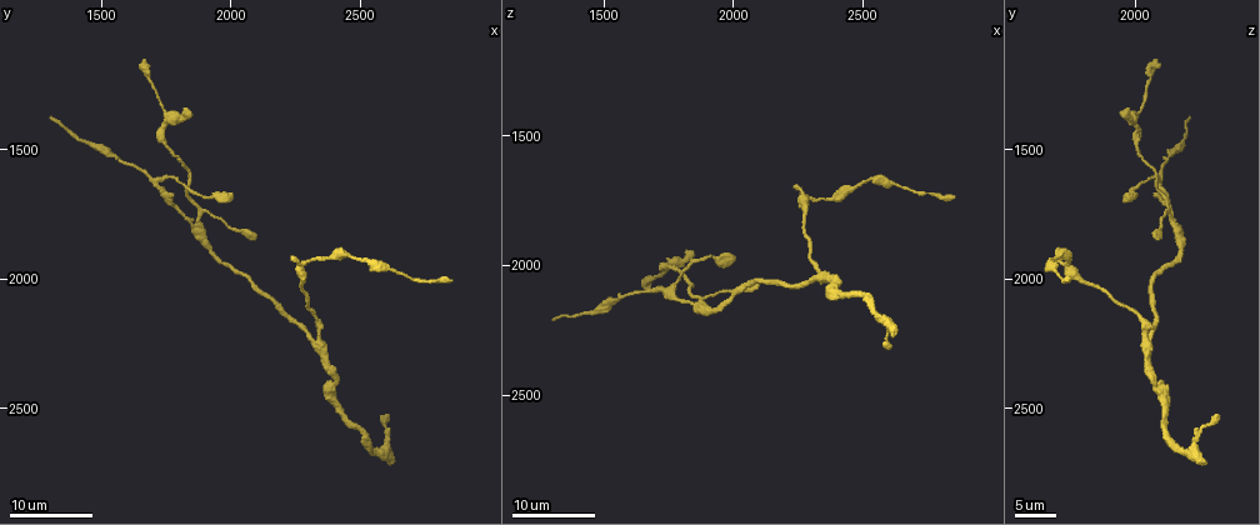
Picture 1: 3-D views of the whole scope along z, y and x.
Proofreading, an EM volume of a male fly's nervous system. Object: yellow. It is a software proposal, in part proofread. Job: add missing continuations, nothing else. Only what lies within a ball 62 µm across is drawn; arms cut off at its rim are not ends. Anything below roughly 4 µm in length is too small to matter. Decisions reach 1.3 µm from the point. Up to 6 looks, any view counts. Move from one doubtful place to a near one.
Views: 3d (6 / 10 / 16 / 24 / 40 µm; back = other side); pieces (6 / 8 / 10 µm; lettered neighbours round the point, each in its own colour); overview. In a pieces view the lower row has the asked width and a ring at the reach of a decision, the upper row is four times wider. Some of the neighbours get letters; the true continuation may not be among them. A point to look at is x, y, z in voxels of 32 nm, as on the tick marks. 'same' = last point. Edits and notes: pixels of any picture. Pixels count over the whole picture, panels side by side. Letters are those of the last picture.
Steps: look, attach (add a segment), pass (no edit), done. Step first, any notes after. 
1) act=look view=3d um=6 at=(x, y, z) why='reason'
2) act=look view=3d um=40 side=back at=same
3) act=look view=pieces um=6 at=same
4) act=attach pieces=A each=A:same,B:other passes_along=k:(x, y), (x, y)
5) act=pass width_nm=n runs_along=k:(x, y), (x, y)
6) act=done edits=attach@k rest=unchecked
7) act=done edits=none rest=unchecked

act=look view=3d um=16 at=(2840, 2000, 1740) why='branch stops here'

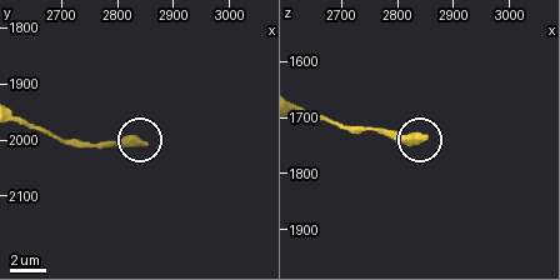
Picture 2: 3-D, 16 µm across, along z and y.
act=look view=pieces um=8 at=(2845, 2000, 1735)

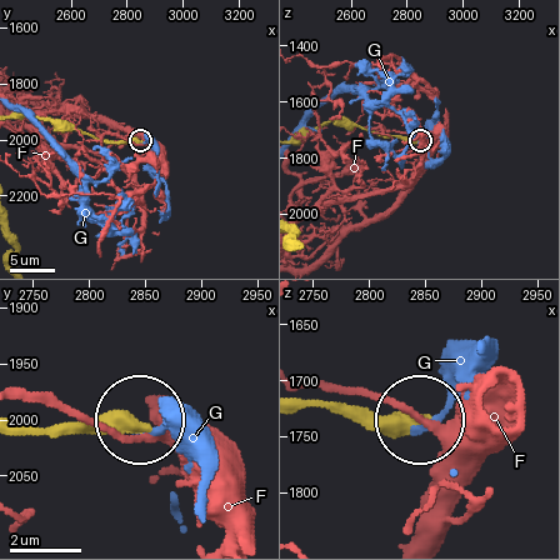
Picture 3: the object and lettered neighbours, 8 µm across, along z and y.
act=pass each=F:other,G:other found='no lettered segment goes on from it'

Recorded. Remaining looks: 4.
act=look view=3d um=24 at=(2230, 1920, 1690) why='stops while still wide'

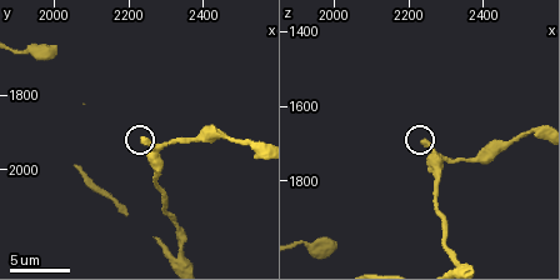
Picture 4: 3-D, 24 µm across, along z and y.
act=look view=pieces um=6 at=(2240, 1930, 1690)

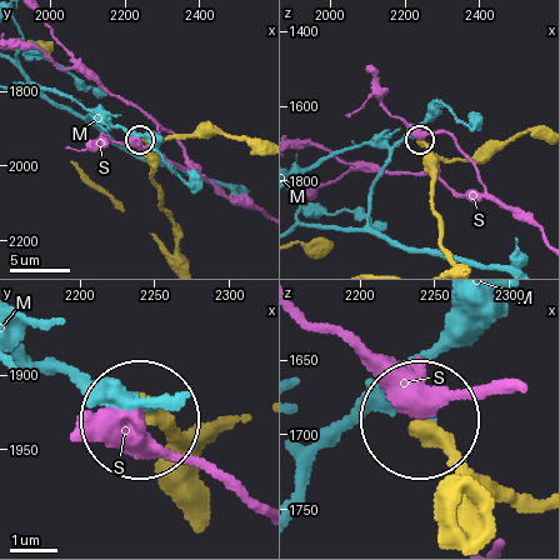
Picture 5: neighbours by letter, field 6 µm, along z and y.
act=pass each=M:other,S:other runs_along=5:(473, 521), (469, 485), (418, 429) found='no lettered segment goes on from it'

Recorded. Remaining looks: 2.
act=look view=3d um=16 at=(2100, 1840, 2080)

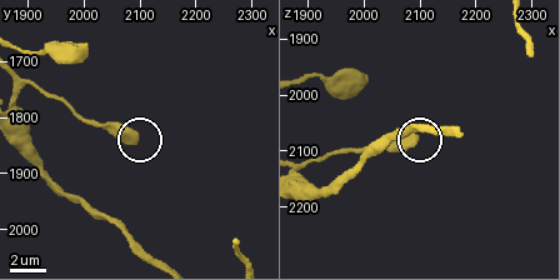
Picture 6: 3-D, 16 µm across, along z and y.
act=look view=pieces um=10 at=(2090, 1835, 2075)

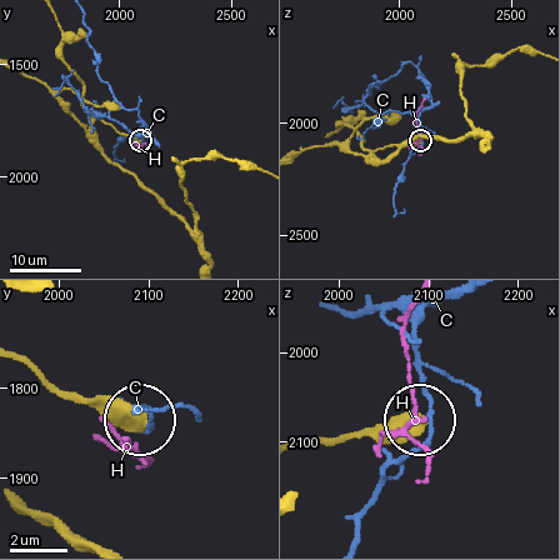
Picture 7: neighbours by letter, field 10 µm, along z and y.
act=pass each=C:other,H:other found='no lettered segment goes on from it'

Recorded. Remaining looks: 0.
act=done edits=none rest=unchecked

